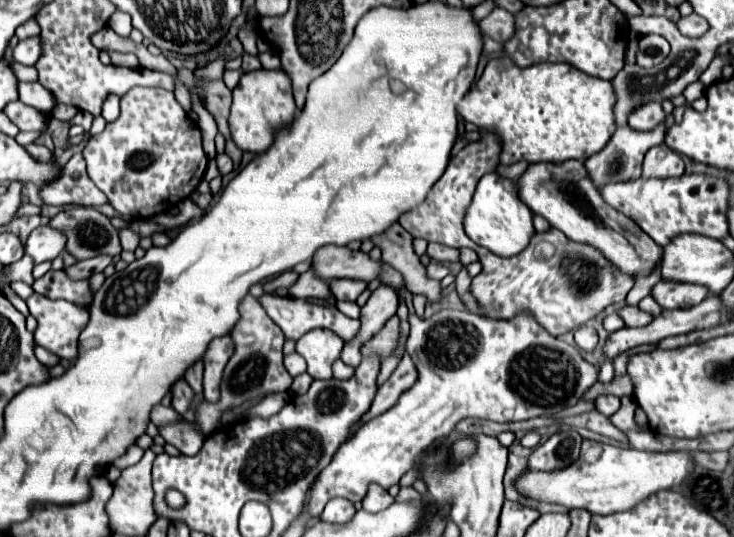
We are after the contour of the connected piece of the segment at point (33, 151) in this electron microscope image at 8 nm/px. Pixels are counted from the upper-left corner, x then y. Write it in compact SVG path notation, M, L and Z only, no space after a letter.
M29 144L29 146L27 146L27 152L29 152L35 160L39 160L39 162L49 162L49 160L53 158L53 152L51 152L49 148L41 146L41 144Z

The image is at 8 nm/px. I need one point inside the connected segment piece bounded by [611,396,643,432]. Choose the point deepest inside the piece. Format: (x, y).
(623, 418)

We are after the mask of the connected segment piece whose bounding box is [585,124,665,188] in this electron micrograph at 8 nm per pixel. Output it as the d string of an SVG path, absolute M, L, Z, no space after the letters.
M659 124L655 130L651 132L637 132L629 126L625 128L617 128L615 134L611 136L611 140L607 142L607 146L597 152L595 156L587 158L585 162L585 168L587 168L587 174L591 174L591 182L597 186L597 188L603 188L603 184L609 184L609 182L619 182L619 180L637 180L641 176L641 162L643 162L643 156L649 148L661 144L665 138L665 124Z

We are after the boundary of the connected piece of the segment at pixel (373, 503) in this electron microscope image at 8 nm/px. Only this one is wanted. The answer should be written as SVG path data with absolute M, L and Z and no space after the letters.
M371 484L367 490L367 496L363 498L363 510L375 514L389 508L393 502L395 498L385 488L379 488L379 484Z

